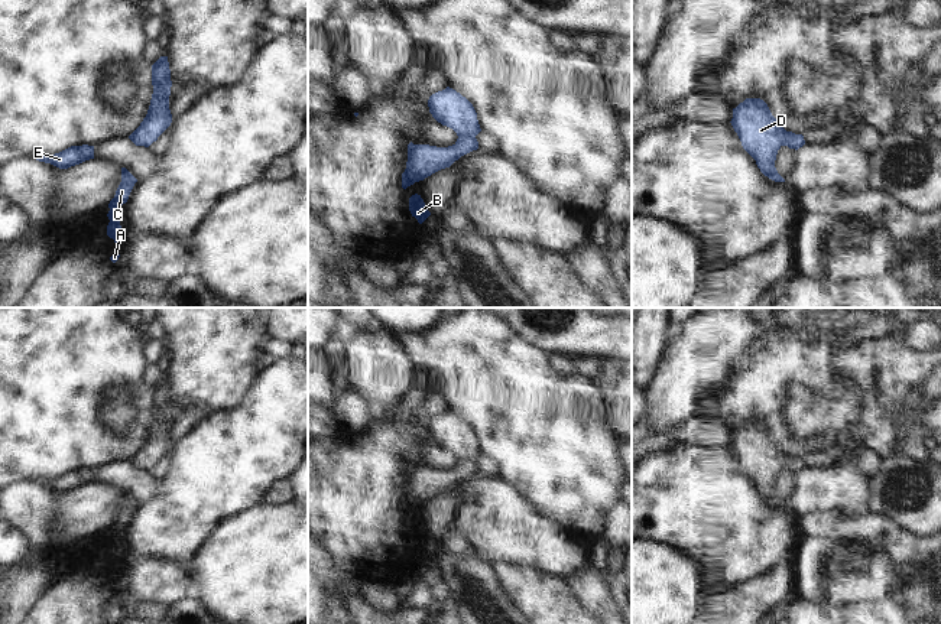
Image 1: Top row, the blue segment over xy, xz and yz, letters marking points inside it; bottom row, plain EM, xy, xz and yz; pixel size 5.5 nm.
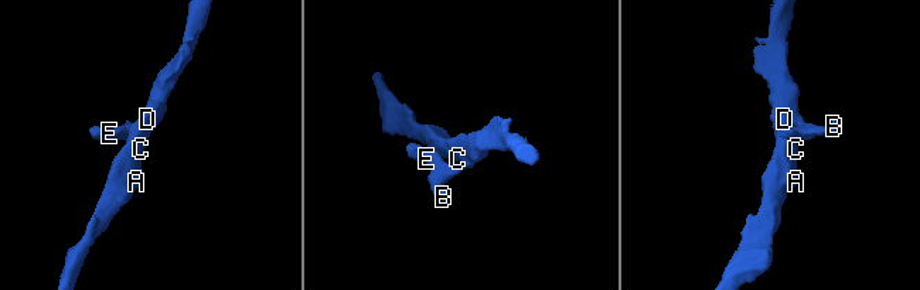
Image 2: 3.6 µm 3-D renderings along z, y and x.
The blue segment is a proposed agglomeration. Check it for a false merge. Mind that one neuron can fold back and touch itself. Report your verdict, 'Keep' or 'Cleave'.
Keep.

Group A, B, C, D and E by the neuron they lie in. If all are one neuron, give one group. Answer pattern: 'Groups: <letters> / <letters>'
Groups: A B C D E.

